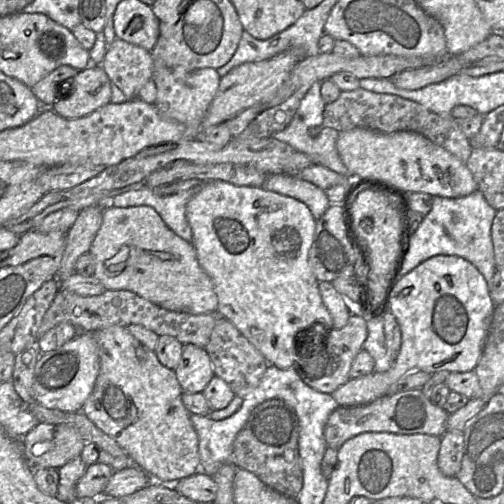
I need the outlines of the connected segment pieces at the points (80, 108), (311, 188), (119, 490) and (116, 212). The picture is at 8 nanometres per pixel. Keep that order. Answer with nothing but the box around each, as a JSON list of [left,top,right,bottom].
[[49,65,111,118],[261,175,330,220],[103,465,150,498],[89,206,218,315]]

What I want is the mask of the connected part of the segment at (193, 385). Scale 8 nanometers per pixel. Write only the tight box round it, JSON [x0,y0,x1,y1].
[175,344,215,393]

